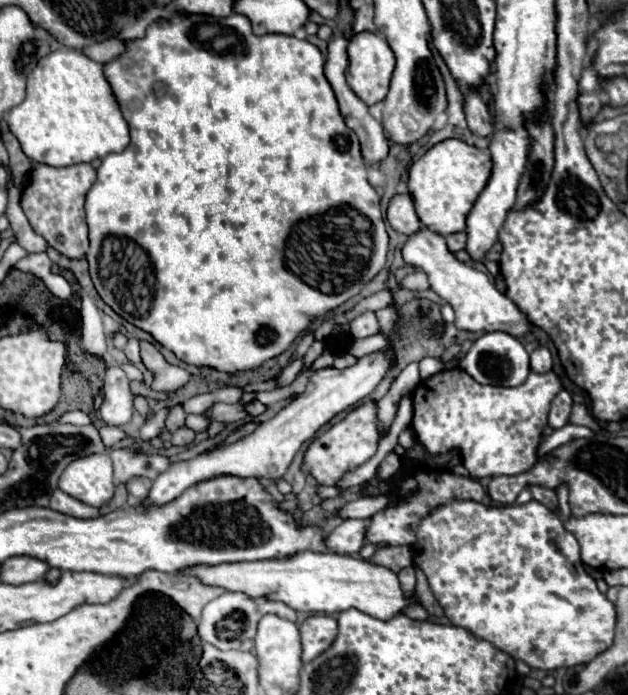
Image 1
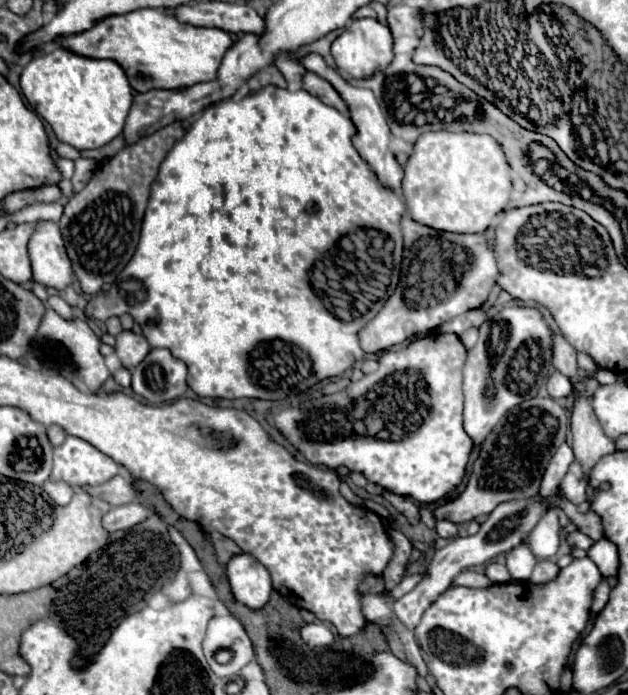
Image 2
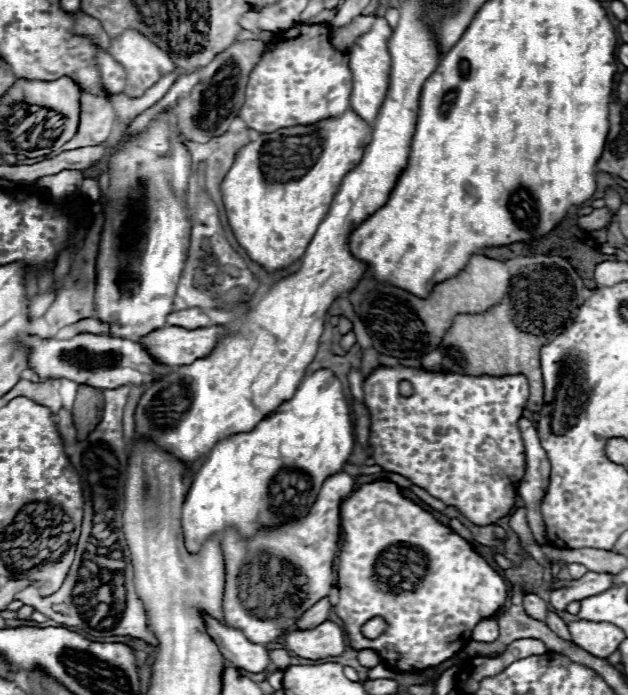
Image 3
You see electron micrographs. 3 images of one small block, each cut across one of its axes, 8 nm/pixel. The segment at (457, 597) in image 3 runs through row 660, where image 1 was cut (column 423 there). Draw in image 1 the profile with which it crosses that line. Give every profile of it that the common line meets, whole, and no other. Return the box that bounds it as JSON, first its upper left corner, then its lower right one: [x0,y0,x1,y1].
[412,368,560,478]

